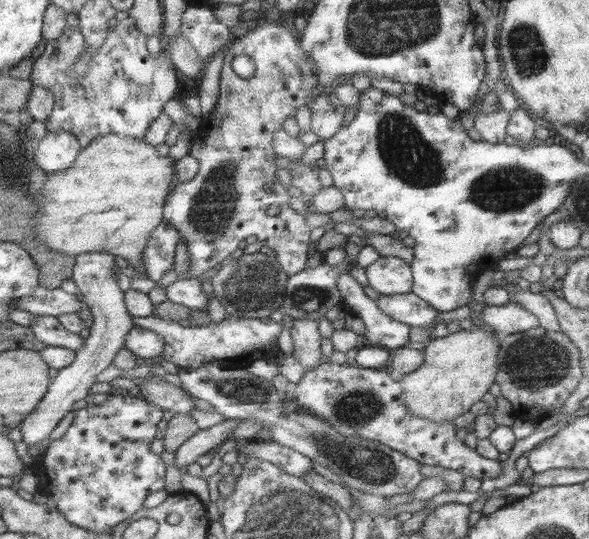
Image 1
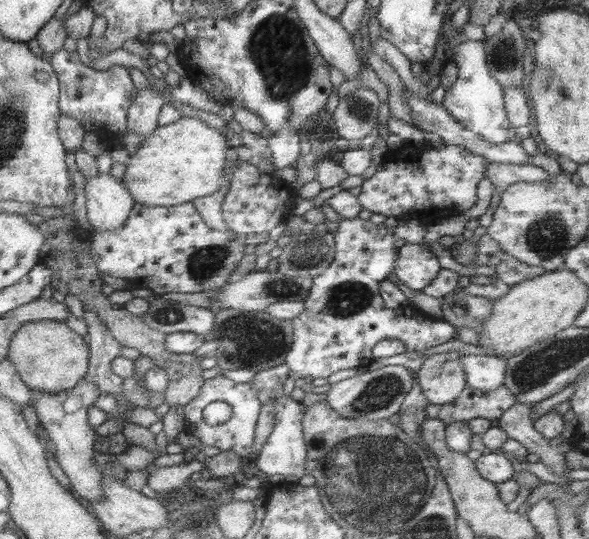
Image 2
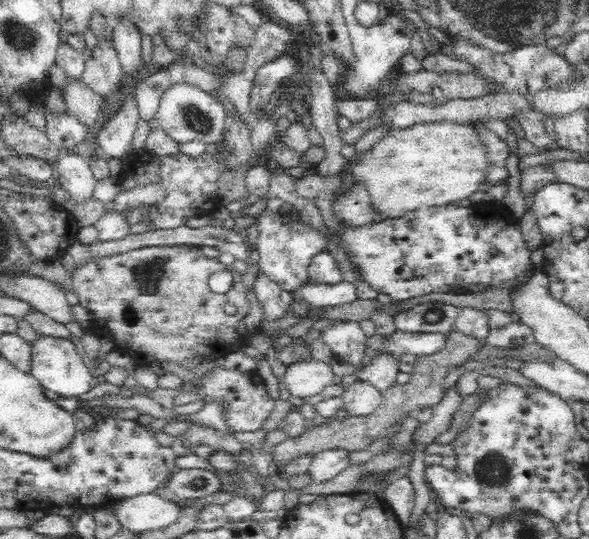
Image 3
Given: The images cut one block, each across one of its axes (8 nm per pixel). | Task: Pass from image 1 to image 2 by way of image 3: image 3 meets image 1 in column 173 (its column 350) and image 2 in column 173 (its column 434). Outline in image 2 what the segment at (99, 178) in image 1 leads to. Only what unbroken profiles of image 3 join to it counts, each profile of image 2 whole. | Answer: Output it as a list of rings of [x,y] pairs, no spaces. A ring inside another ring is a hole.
[[[181,118],[145,138],[141,148],[129,158],[124,185],[137,203],[154,207],[175,206],[211,196],[222,186],[230,147],[222,129],[209,126],[201,118]]]

